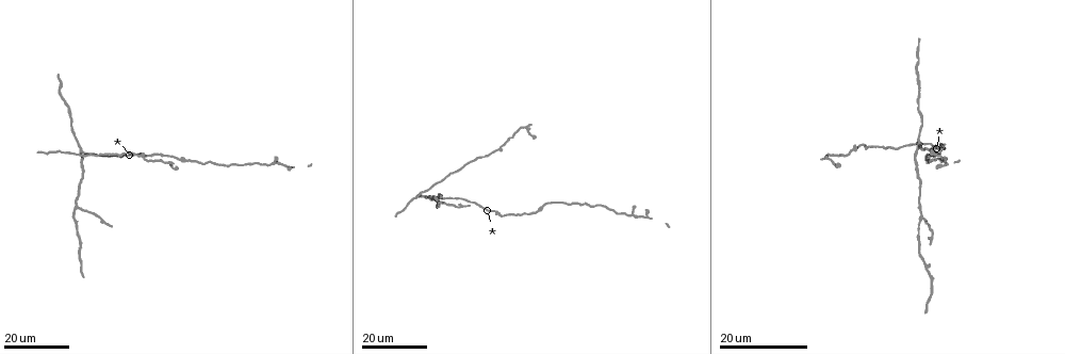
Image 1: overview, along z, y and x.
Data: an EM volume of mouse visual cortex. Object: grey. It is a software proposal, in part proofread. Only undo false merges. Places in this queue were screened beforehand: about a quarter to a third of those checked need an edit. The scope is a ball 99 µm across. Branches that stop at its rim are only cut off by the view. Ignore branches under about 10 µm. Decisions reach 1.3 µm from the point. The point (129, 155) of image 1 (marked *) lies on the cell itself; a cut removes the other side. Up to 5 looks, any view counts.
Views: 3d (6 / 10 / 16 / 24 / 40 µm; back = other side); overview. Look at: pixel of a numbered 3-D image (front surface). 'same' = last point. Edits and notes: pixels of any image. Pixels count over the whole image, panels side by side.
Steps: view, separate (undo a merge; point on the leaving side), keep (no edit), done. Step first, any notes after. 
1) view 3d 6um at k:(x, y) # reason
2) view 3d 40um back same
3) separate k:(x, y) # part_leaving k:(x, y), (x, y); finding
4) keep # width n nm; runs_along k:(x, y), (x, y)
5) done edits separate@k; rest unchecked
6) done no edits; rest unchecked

view 3d 24um at 1:(631, 215) # side arm on a straight run

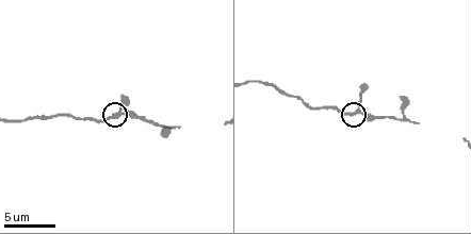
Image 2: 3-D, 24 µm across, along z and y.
view 3d 6um at 2:(356, 114)

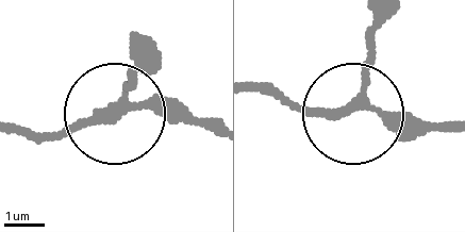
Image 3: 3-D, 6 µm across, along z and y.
keep # arms 3; runs_along 3:(15, 126), (56, 136), (148, 105), (215, 116); one cell here

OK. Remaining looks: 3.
view 3d 24um at 1:(187, 161) # calibre changes

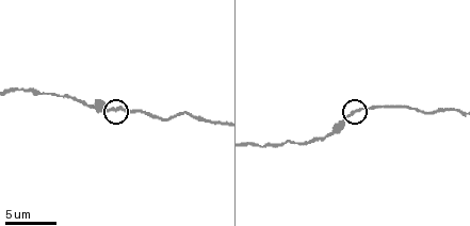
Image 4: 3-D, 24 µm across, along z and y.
view 3d 6um at 4:(111, 110)

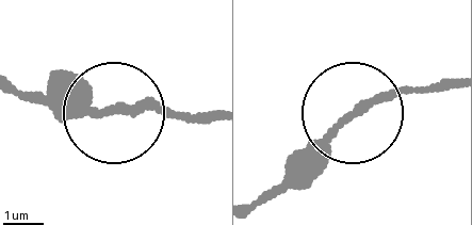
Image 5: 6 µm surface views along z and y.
keep # width 210 nm; runs_along 5:(17, 84), (119, 115), (149, 105), (211, 115); continuous, no second cell

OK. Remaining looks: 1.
done no edits; rest unchecked

